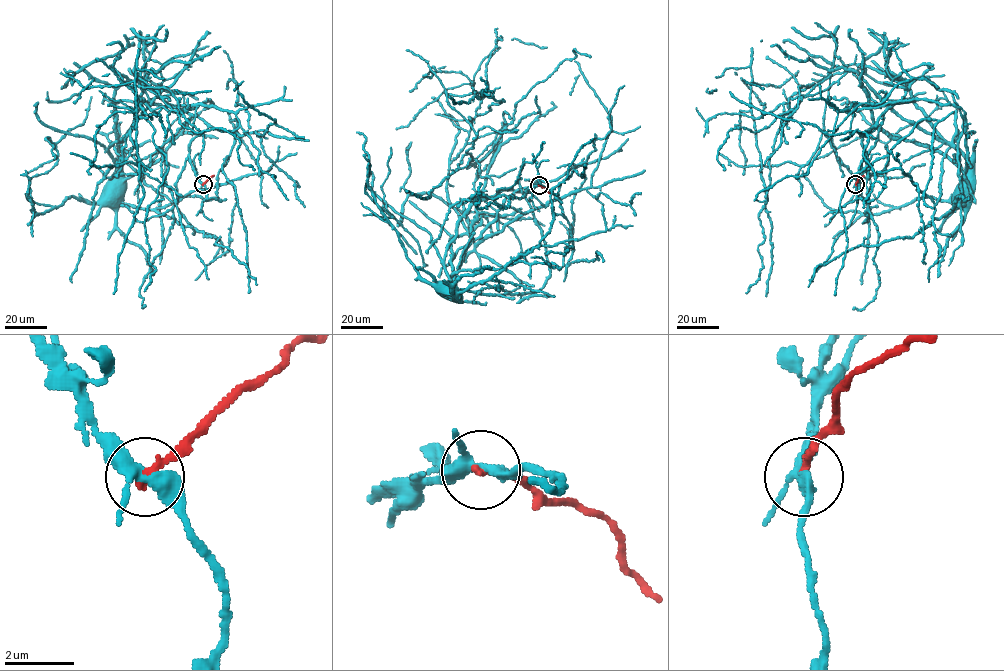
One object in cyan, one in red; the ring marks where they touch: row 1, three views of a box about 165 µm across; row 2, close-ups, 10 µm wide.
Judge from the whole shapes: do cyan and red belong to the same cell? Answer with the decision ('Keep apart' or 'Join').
Keep apart

